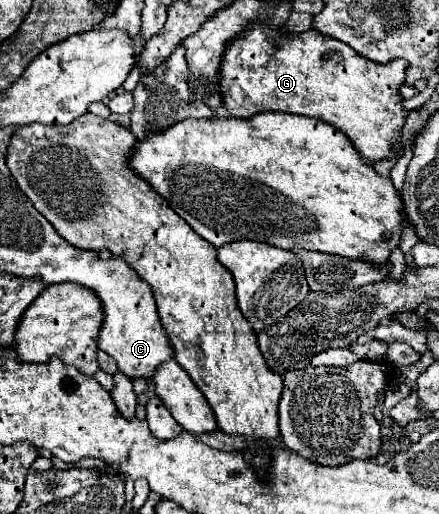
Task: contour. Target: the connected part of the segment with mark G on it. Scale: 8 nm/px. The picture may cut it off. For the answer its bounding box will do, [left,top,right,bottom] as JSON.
[220,24,408,164]

